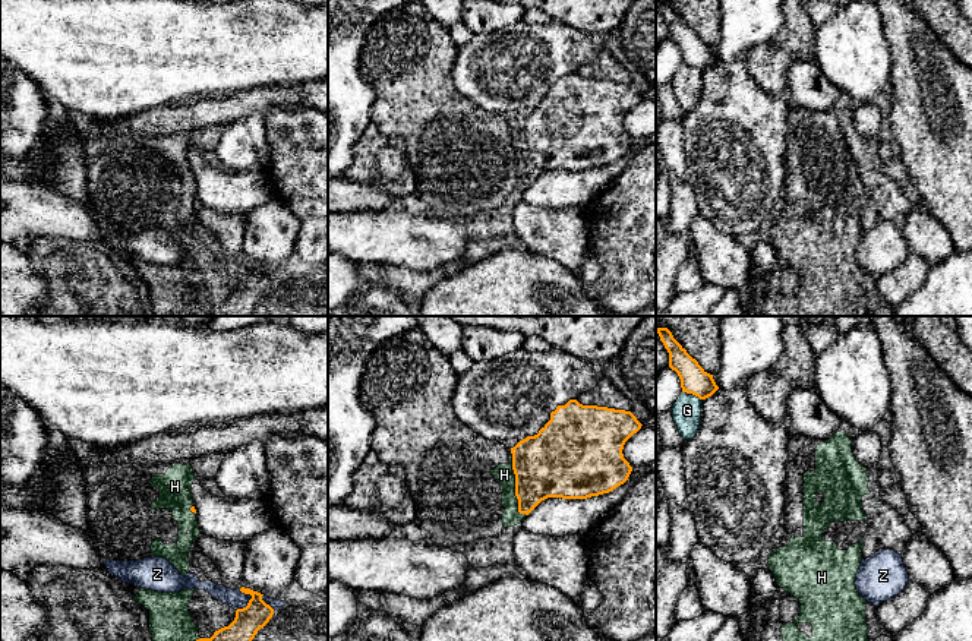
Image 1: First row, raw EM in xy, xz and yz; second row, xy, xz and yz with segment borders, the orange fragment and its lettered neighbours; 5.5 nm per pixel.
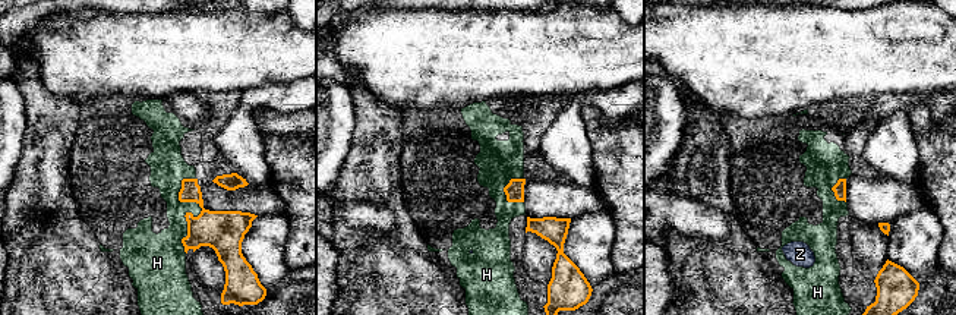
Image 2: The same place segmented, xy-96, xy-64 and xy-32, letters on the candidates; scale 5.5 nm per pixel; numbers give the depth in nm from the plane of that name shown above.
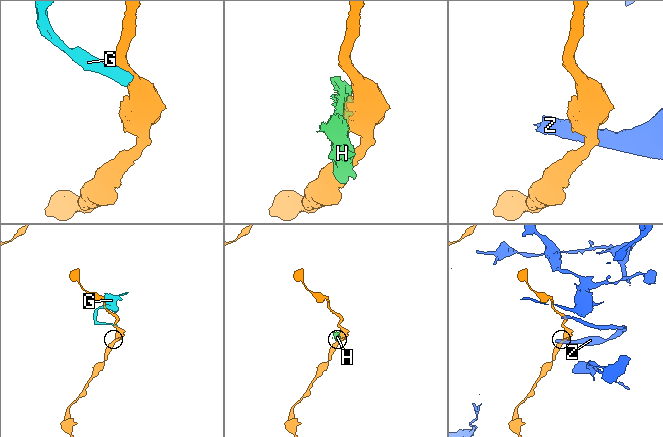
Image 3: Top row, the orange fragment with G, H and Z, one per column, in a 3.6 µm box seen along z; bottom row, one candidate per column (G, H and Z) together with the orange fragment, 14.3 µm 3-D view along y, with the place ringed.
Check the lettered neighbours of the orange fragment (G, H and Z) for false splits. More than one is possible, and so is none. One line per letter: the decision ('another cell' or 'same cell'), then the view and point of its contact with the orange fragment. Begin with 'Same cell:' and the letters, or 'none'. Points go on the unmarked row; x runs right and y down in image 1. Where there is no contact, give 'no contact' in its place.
Same cell: none
G: another cell; meets orange in yz at (693, 66)
H: another cell; meets orange in xz at (516, 158)
Z: another cell; meets orange in xy at (249, 272)

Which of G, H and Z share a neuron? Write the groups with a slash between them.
G H / Z

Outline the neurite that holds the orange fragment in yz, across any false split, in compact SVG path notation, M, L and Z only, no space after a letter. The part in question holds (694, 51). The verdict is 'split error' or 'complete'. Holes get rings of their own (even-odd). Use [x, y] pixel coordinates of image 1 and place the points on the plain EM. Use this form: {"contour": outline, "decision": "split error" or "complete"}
{"contour": "M656 0L656 4L669 25L669 40L675 42L681 51L682 64L692 66L700 72L711 69L719 61L713 47L707 45L698 34L687 25L668 0Z", "decision": "complete"}

